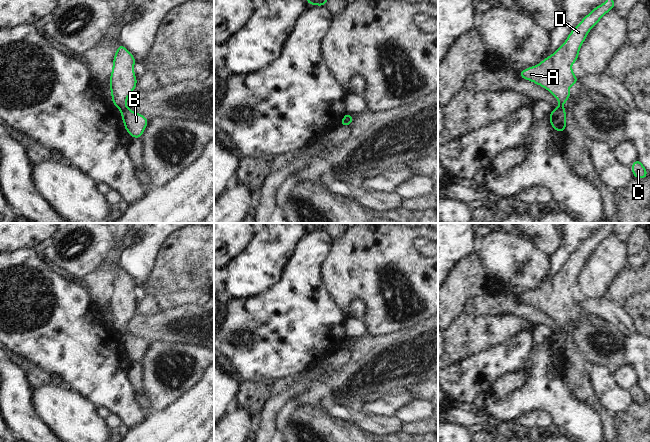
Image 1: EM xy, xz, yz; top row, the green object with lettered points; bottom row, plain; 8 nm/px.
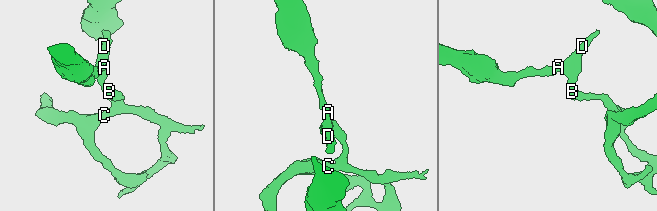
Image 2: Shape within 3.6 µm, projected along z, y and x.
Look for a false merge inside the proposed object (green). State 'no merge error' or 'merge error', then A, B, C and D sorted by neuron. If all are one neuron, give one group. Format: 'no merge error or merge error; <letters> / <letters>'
merge error; A D / B C

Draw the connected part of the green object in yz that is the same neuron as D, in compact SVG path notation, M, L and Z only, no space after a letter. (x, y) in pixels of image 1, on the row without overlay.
M607 223L603 228L595 231L570 256L565 266L553 278L538 289L520 295L520 301L547 313L557 322L560 328L559 332L563 333L565 326L571 321L569 312L579 305L574 299L571 289L578 285L579 274L588 256L614 230L614 224Z

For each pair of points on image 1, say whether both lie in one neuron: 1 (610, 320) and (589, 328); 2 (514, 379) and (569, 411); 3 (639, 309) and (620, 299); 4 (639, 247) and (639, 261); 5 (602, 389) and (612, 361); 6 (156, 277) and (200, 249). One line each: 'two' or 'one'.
1: two
2: two
3: two
4: one
5: two
6: one

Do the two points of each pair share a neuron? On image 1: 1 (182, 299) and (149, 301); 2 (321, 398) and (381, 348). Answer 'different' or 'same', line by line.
1: same
2: same

